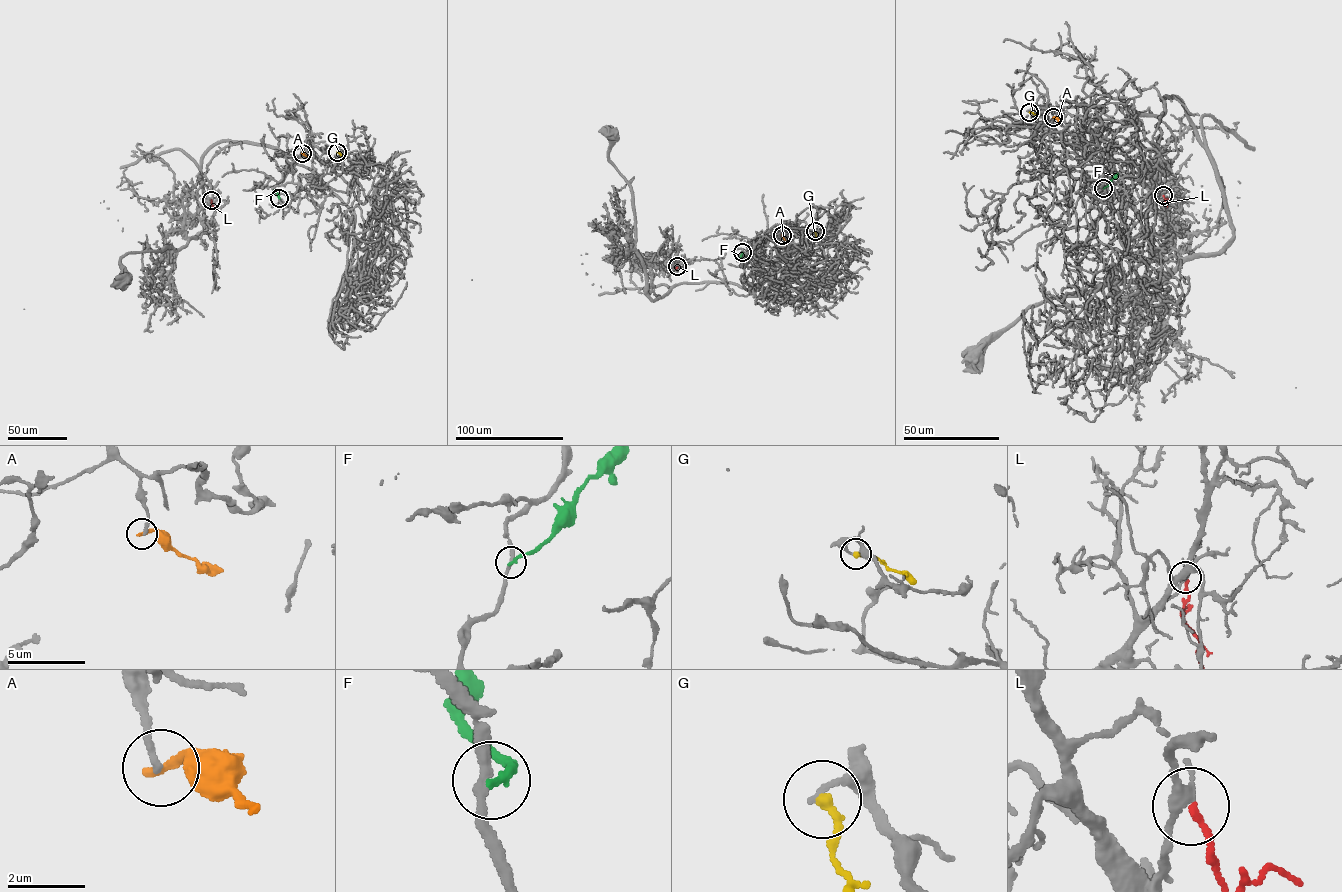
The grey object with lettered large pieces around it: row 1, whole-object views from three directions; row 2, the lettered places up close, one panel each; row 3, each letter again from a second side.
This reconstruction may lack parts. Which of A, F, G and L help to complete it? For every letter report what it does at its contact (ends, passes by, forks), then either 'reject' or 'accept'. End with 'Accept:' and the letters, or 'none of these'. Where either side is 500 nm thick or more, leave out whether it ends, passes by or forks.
A: it ends; reject
F: it ends; reject
G: it ends; reject
L: it ends; accept
Accept: L

